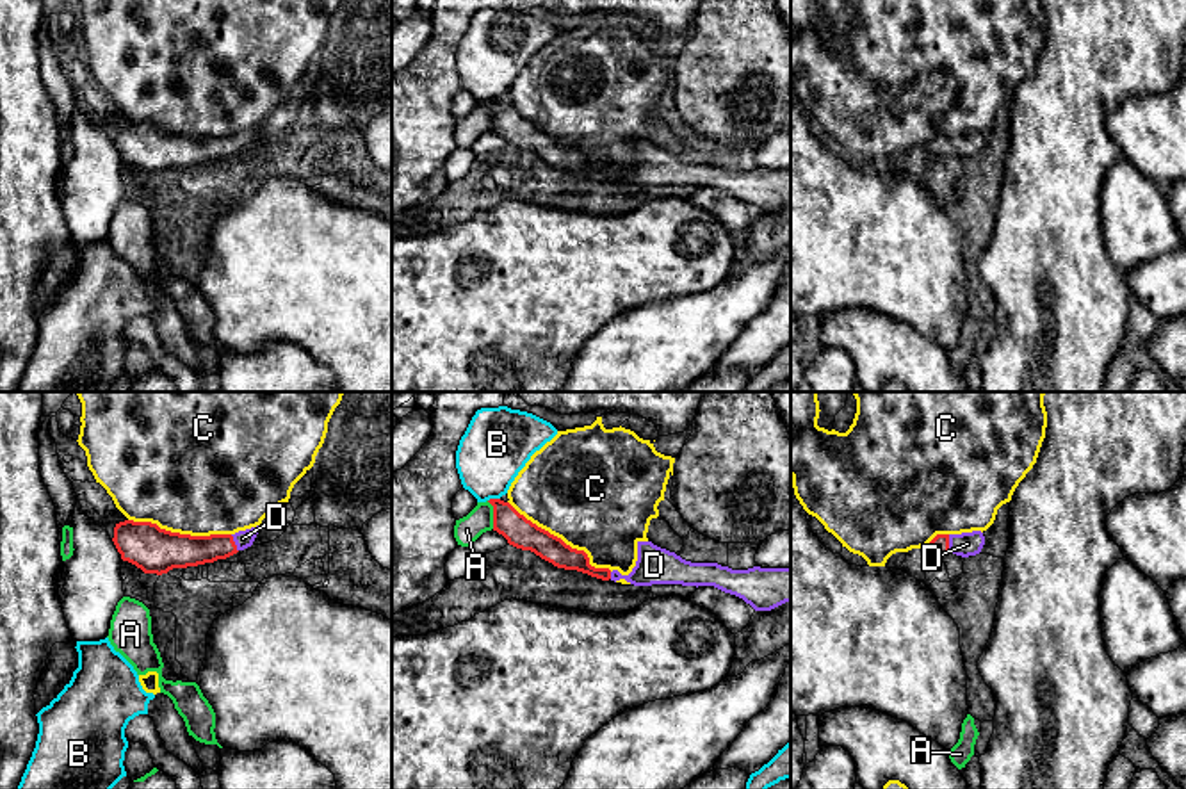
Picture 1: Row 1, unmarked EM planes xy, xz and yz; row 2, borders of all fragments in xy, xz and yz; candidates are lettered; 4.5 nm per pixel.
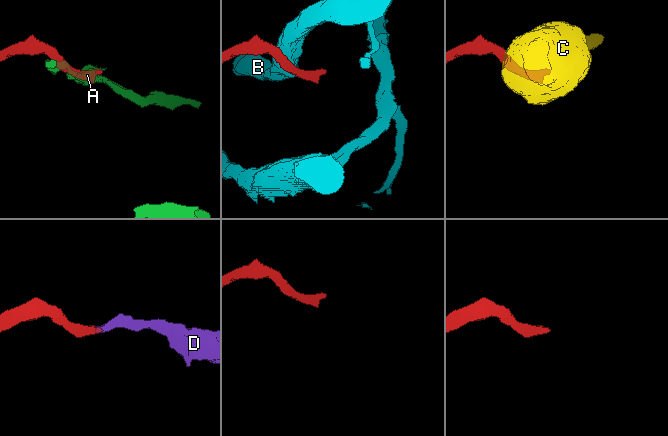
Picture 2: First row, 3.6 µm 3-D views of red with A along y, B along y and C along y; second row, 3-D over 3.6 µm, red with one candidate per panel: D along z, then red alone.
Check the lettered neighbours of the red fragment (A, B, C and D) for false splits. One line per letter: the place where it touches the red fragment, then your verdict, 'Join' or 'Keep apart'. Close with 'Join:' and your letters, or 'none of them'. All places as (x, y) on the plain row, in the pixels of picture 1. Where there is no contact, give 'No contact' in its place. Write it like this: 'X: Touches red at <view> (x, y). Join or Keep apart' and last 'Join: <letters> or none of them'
A: Touches red at xz (494, 116). Keep apart
B: Touches red at xz (494, 100). Keep apart
C: Touches red at xz (561, 141). Keep apart
D: Touches red at yz (948, 145). Join
Join: D

